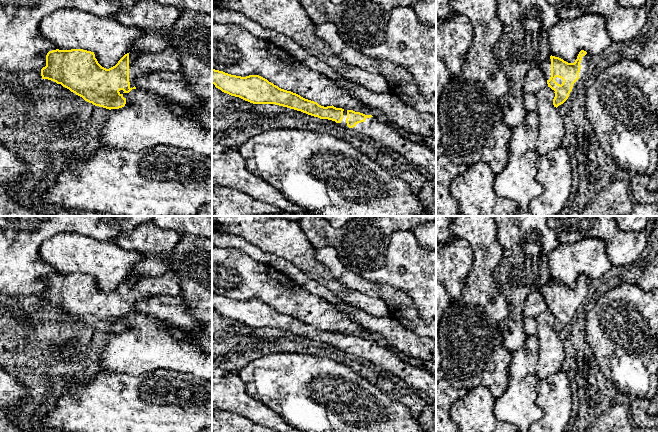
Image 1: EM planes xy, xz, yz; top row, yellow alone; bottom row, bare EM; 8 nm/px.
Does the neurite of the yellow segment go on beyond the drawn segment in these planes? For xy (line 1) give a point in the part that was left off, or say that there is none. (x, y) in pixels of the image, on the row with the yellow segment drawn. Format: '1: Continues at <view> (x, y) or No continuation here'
1: Continues at xy (140, 63)

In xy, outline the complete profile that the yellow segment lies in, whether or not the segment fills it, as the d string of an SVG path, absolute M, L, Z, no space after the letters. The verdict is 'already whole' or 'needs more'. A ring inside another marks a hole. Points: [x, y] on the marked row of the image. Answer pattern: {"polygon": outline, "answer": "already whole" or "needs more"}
{"polygon": "M173 46L158 53L129 51L109 69L98 63L94 52L56 49L47 53L41 76L61 84L95 106L111 110L125 106L123 94L136 89L135 80L141 75L181 69L179 53Z", "answer": "needs more"}

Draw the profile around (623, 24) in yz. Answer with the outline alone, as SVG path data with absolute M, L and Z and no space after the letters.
M548 0L559 19L574 19L585 14L602 15L609 37L627 42L639 36L647 20L645 7L623 7L617 0Z

